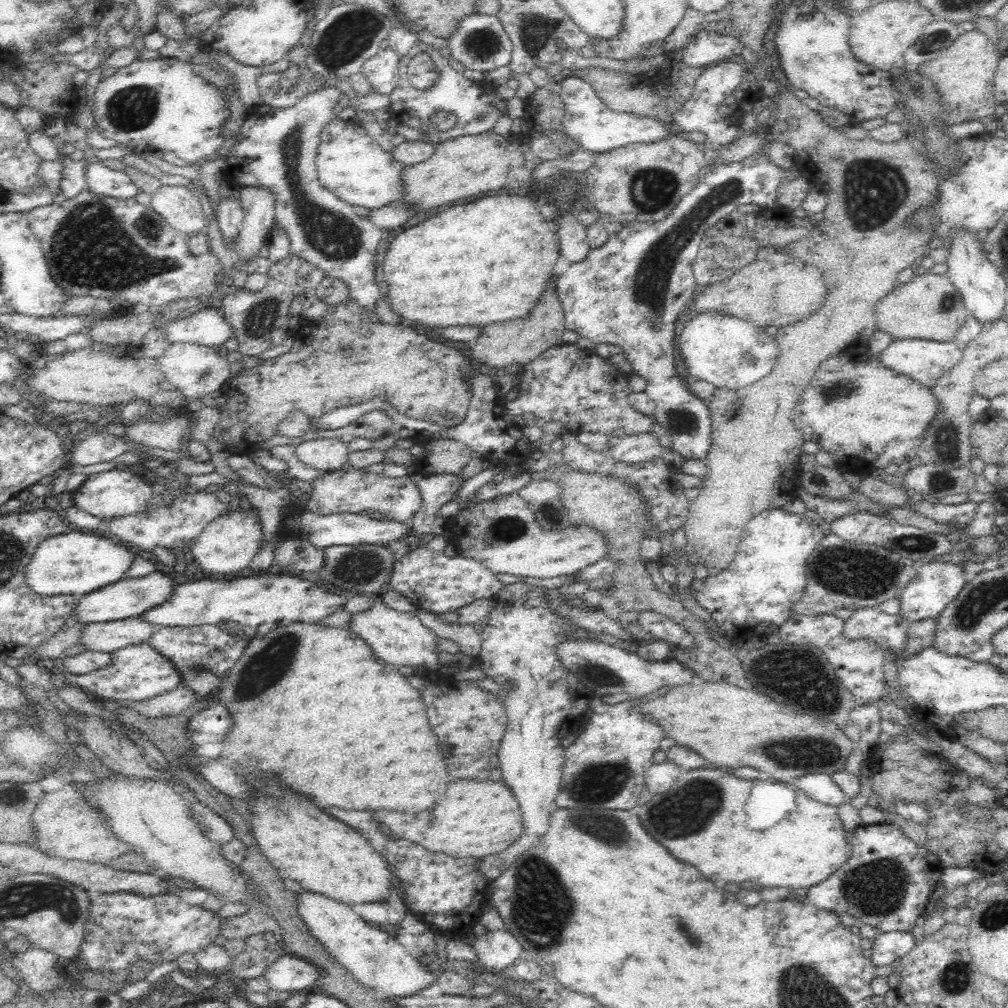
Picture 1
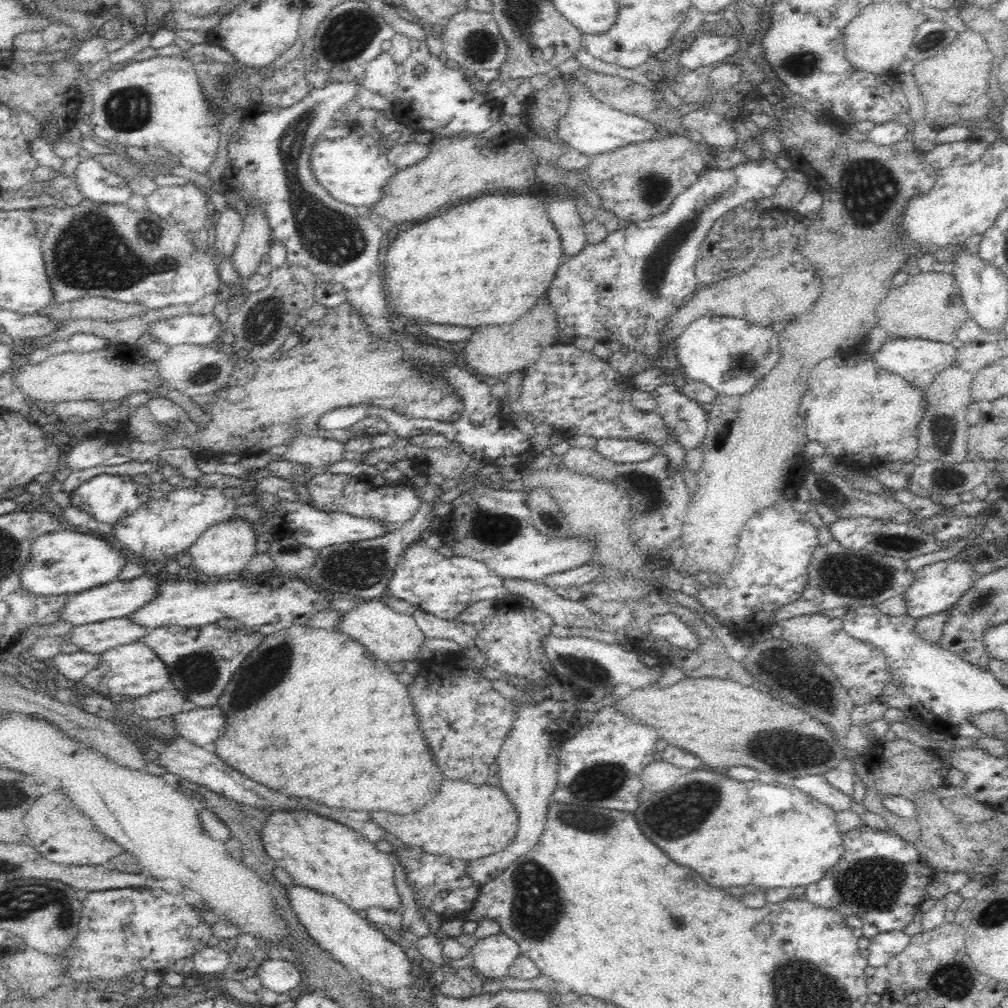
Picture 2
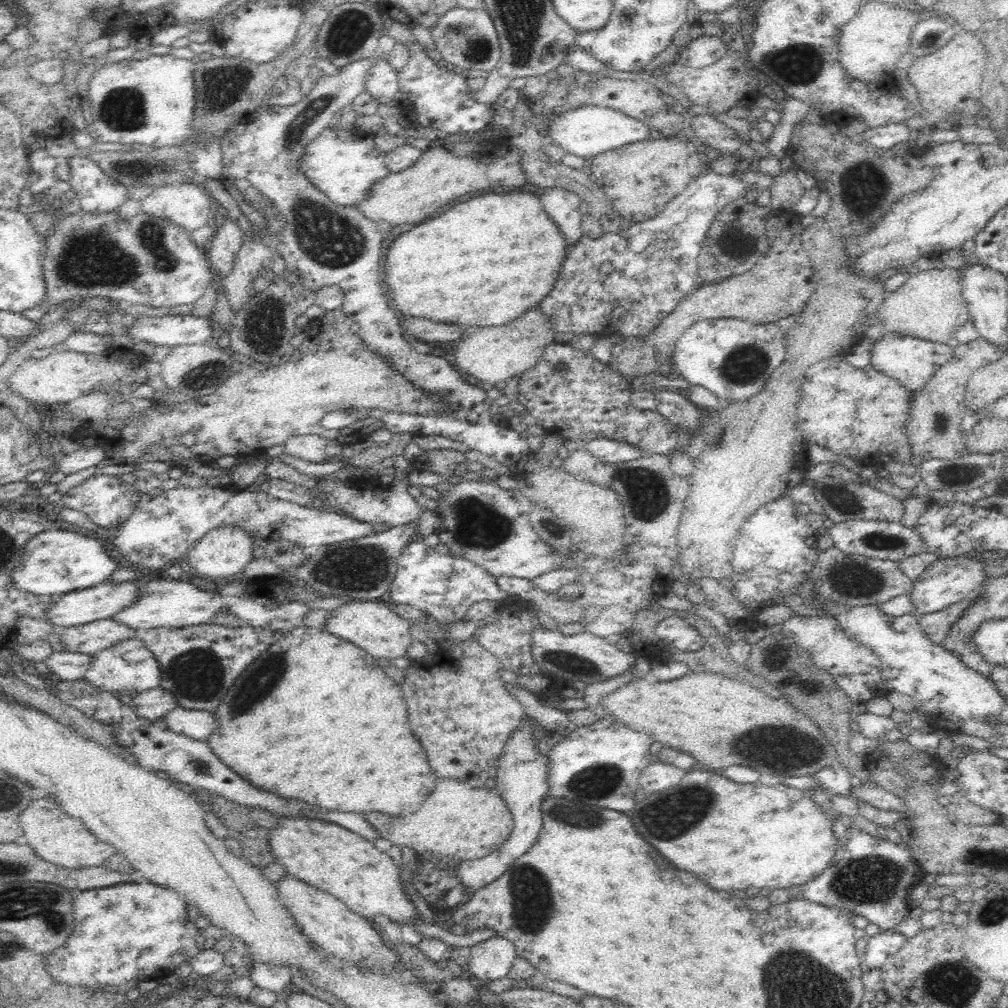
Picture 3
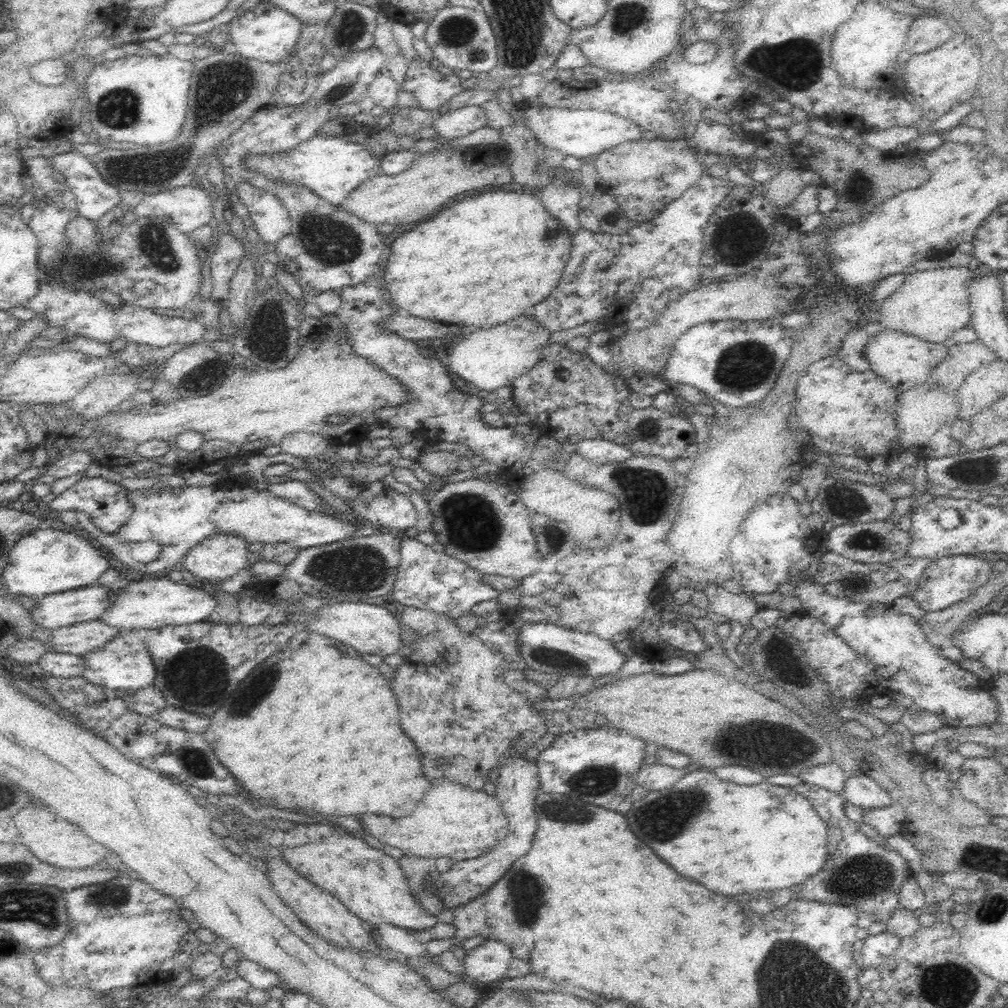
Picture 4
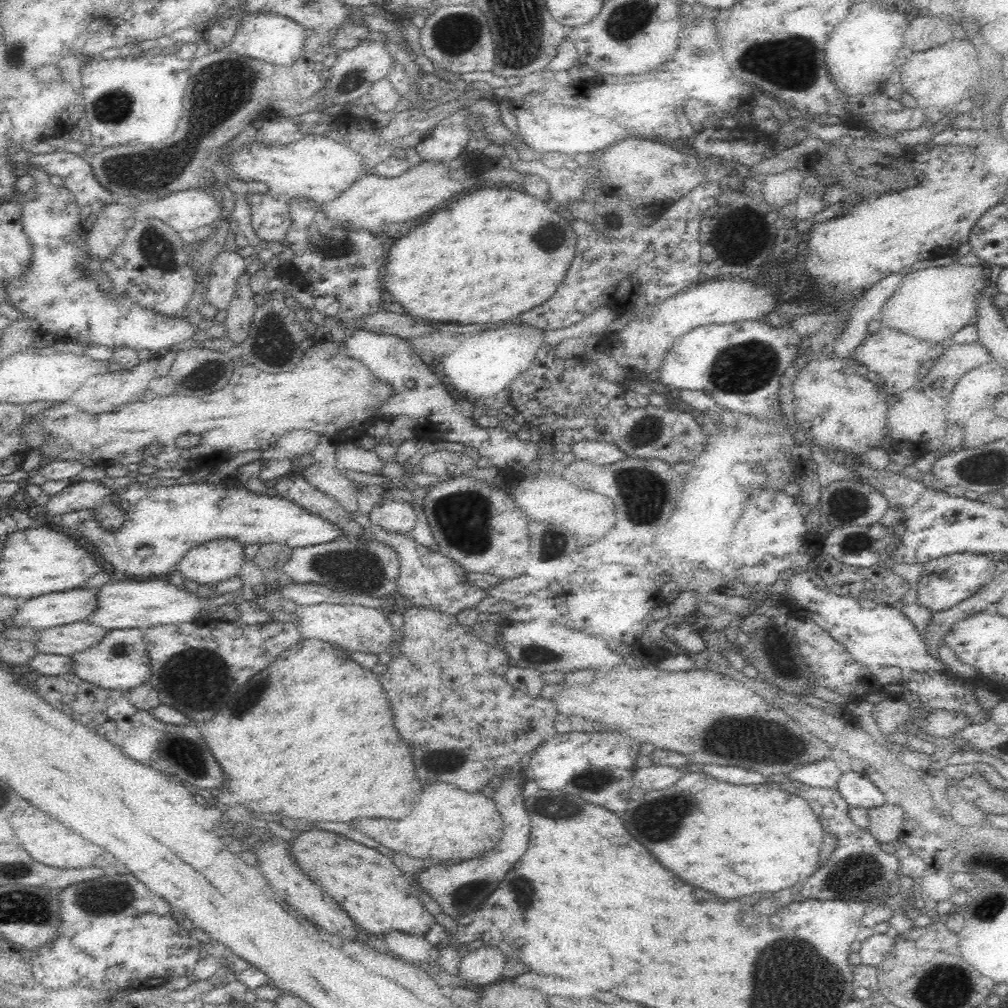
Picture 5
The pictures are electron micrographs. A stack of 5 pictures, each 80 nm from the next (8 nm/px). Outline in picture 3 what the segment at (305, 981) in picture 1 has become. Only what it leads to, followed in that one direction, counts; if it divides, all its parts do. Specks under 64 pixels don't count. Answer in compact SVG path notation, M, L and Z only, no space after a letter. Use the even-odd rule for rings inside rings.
M255 960L250 965L248 974L256 987L272 992L287 992L293 989L291 982L294 973L289 966L279 964L266 964L263 961Z

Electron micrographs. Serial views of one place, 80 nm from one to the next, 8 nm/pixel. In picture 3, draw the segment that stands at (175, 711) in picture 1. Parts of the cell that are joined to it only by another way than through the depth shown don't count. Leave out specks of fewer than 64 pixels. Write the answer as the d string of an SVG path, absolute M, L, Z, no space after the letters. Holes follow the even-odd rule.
M166 686L145 690L132 700L132 709L137 716L155 722L161 720L170 710L178 707L178 701Z

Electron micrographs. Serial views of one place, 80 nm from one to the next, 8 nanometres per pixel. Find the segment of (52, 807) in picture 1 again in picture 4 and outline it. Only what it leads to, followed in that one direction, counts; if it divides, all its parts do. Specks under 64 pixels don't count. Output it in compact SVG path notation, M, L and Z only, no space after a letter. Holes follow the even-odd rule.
M32 802L26 808L22 808L16 814L14 822L16 822L18 834L24 838L24 846L36 858L40 858L42 862L48 862L52 866L72 870L87 869L102 865L96 864L96 862L100 862L102 858L107 861L111 857L111 854L108 854L108 850L104 846L94 844L82 830L78 830L74 824L70 824L67 820L58 818L50 808L46 808L40 802Z

